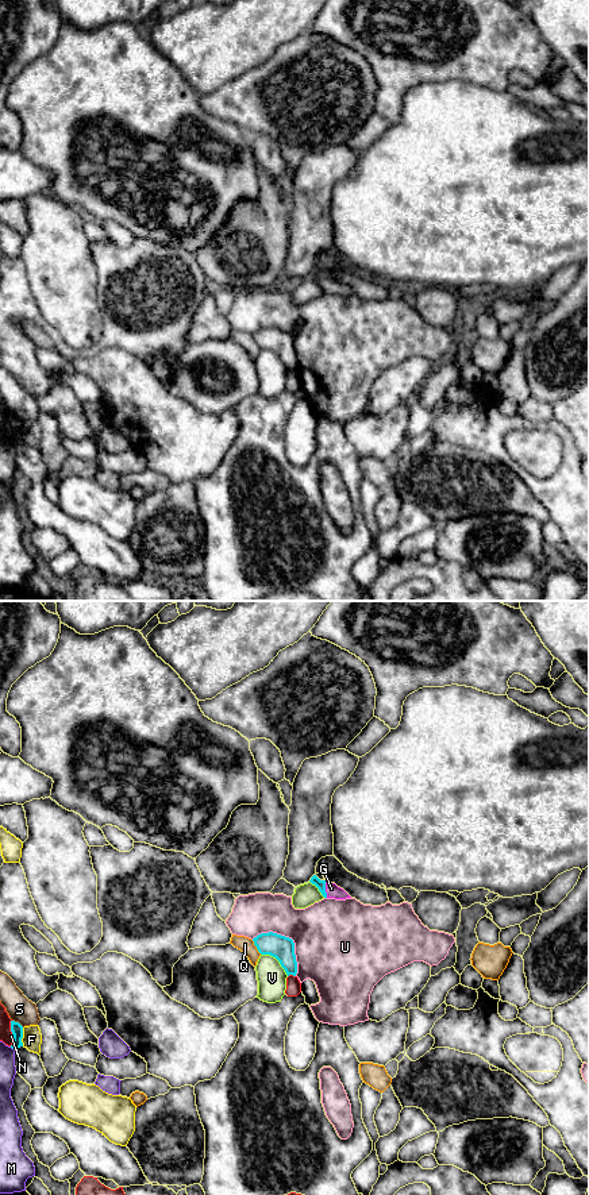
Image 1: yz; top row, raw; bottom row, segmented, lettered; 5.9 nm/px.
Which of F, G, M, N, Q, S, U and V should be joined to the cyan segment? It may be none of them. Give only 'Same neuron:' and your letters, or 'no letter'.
Same neuron: G

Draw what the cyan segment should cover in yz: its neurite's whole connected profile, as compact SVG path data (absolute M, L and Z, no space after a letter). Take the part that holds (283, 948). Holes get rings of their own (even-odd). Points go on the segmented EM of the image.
M269 932L258 934L253 941L261 955L276 957L288 976L296 976L297 961L292 938Z

